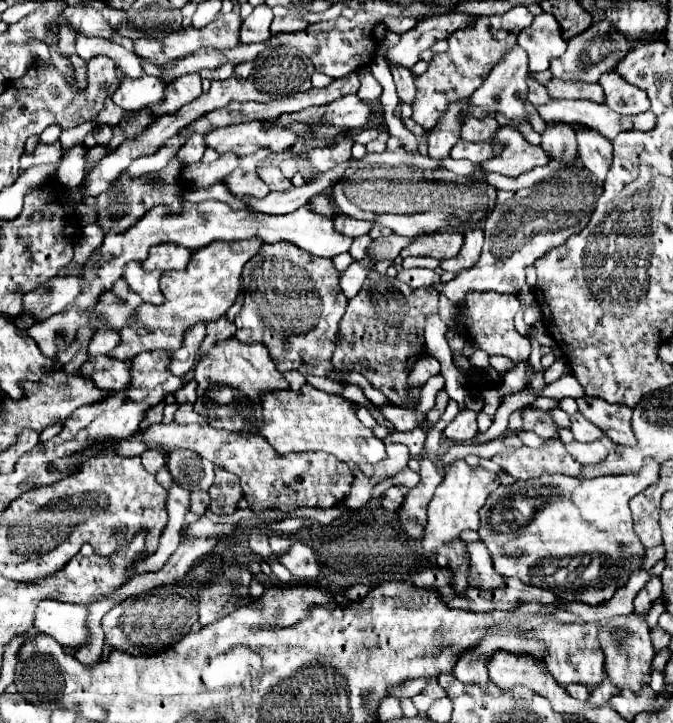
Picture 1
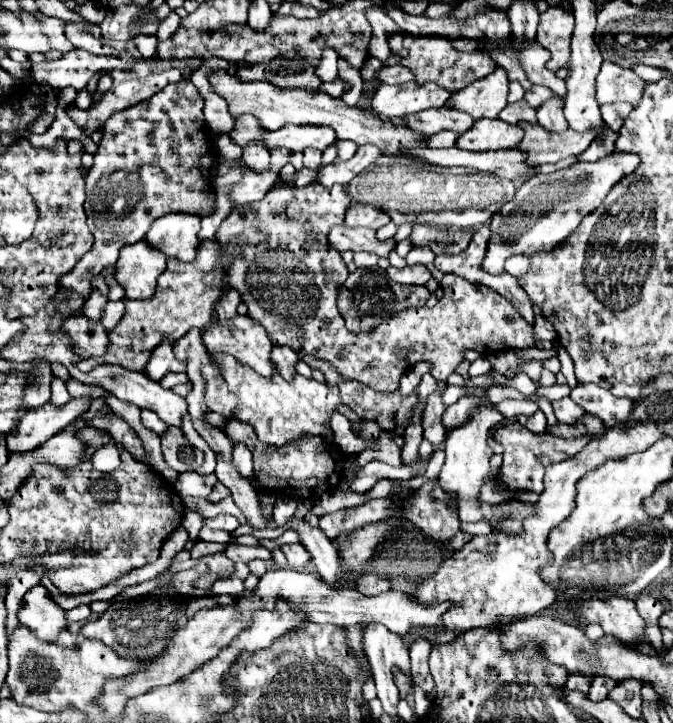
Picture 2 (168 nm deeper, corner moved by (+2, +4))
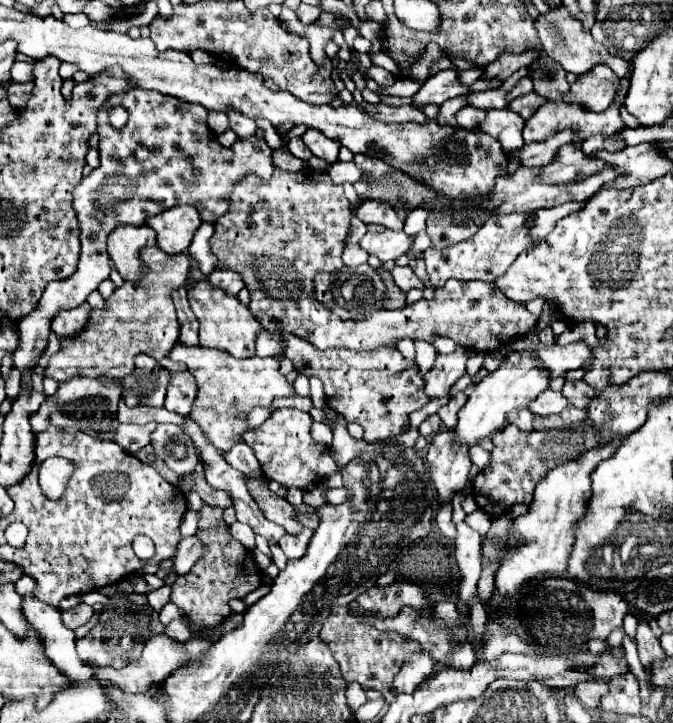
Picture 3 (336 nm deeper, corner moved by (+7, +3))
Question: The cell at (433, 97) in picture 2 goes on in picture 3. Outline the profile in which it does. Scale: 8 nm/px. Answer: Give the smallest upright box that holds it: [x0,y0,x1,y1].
[414,69,470,105]

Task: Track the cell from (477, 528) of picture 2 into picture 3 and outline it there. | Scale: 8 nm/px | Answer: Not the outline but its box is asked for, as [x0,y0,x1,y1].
[466,509,492,536]

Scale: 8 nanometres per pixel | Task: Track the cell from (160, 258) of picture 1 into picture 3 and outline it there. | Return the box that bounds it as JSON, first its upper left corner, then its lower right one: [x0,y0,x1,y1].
[146,205,200,255]

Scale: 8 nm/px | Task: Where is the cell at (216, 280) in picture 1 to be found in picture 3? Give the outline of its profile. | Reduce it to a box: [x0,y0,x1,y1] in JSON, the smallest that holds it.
[44,247,190,383]

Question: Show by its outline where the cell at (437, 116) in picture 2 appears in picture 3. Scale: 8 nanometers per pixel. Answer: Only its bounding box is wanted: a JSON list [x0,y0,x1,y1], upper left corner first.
[372,105,428,123]

